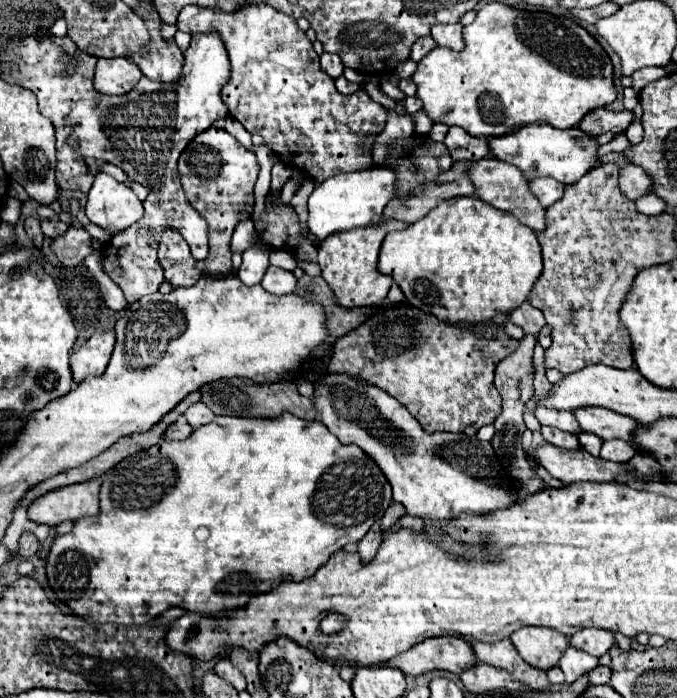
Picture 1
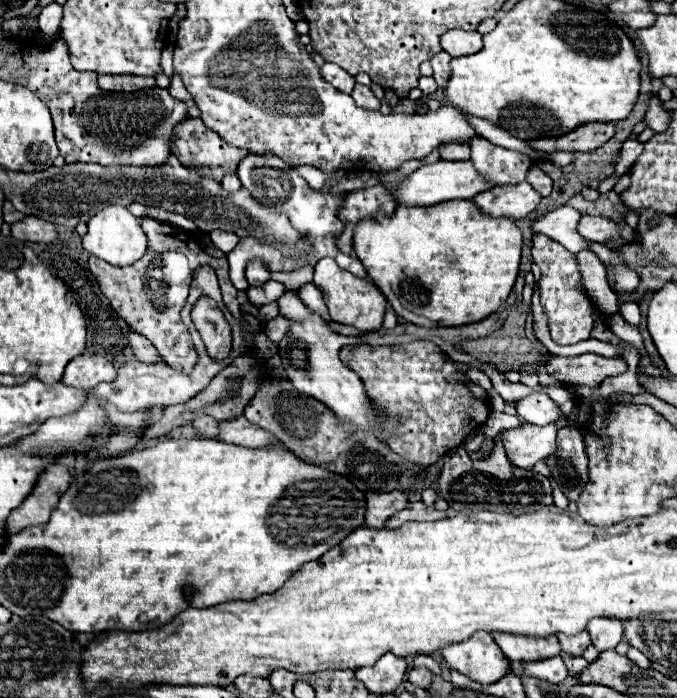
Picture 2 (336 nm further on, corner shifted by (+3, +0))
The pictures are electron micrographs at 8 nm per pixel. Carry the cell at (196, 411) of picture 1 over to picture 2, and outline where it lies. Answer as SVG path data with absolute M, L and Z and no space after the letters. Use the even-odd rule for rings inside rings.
M238 416L238 418L232 418L232 420L222 420L218 424L218 440L234 442L234 444L248 446L248 448L250 446L268 446L268 444L278 442L268 432L254 428L254 424L250 424L244 416Z

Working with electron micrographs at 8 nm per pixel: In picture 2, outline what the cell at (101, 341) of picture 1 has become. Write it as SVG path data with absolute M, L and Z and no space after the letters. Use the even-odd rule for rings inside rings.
M80 354L66 366L62 384L80 390L90 390L100 382L110 382L116 376L114 364L100 354Z

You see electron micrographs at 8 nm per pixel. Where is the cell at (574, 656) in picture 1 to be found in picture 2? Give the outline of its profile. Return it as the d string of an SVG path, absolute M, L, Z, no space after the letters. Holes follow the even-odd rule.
M580 632L578 636L562 636L558 634L562 652L570 654L570 656L582 656L582 652L590 646L590 636L588 632Z

